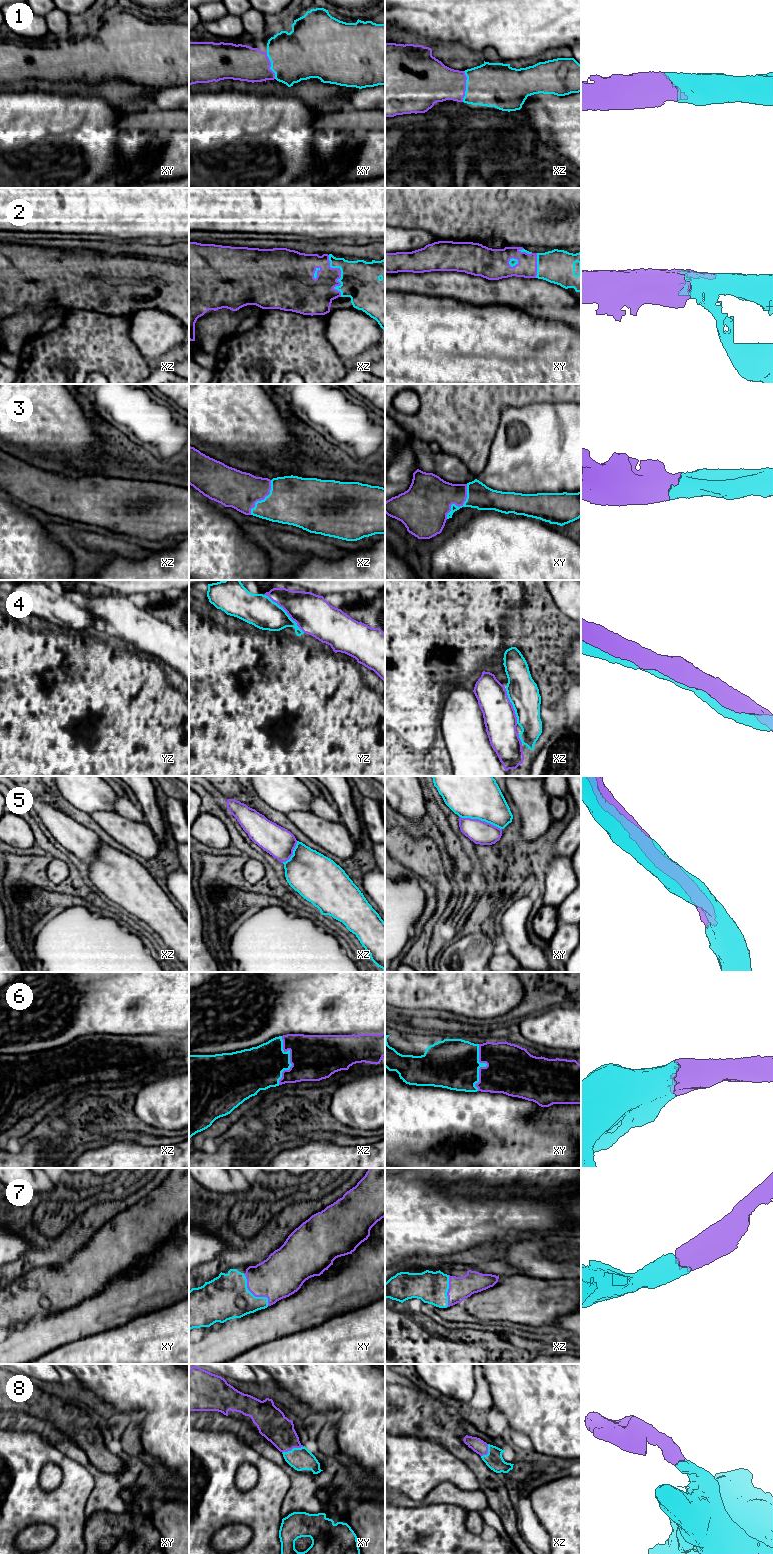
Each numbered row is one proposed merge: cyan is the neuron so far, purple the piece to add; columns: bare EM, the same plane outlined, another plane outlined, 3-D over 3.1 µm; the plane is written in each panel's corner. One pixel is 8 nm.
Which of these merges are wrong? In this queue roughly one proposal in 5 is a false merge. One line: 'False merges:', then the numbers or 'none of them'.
False merges: 4

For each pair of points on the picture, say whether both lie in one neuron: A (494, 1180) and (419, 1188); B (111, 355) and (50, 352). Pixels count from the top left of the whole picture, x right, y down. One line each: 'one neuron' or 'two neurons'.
A: two neurons
B: one neuron

